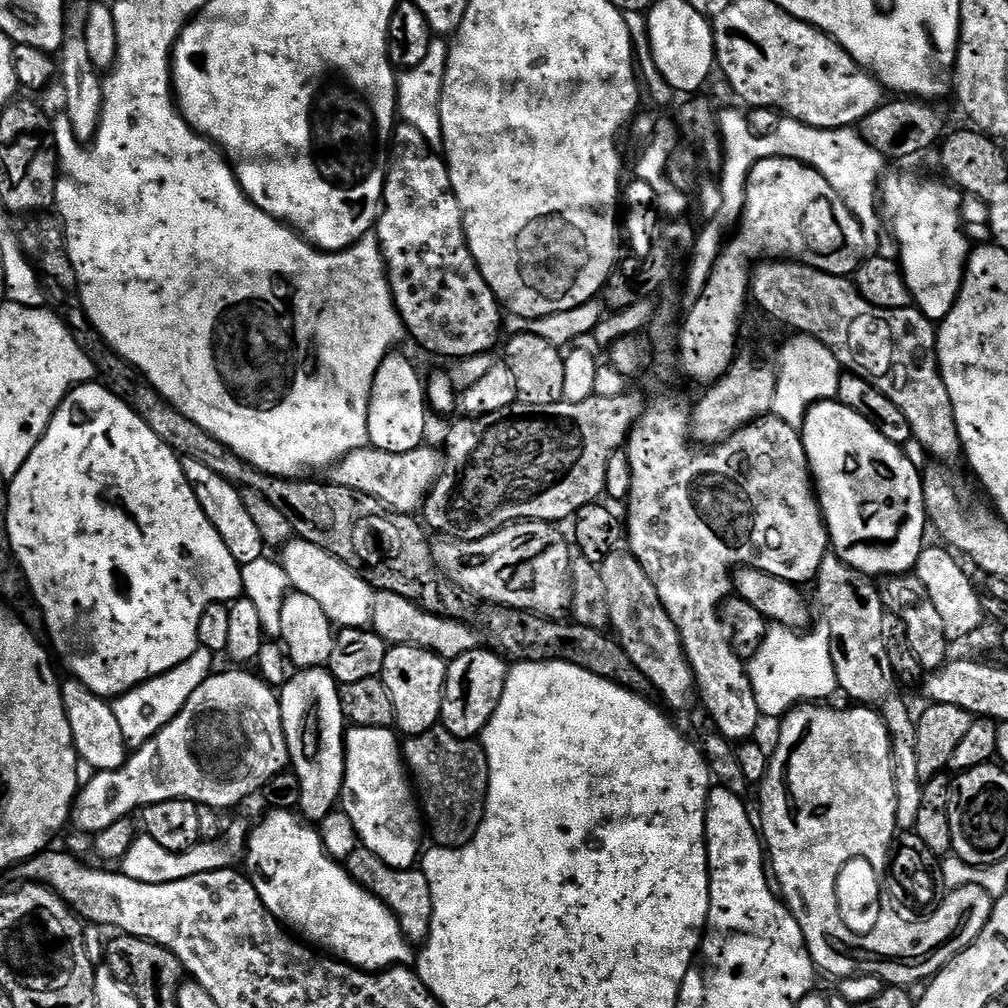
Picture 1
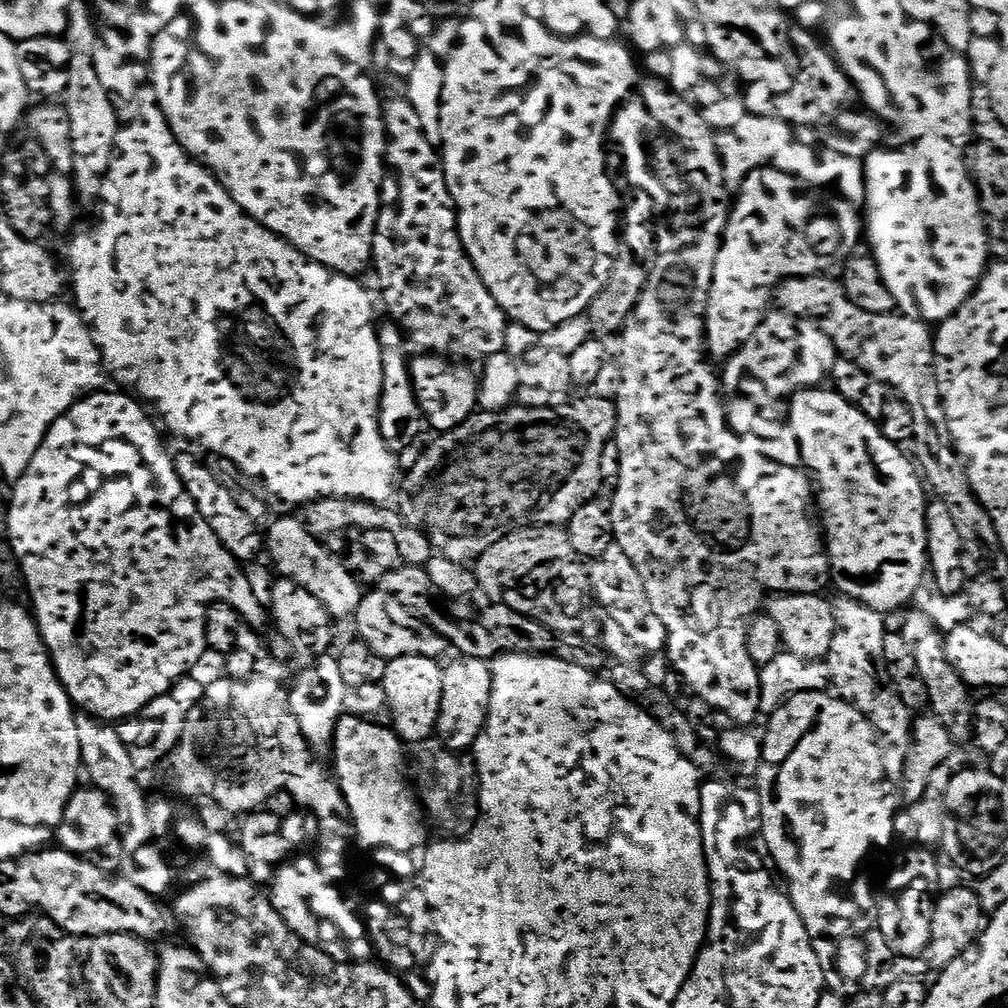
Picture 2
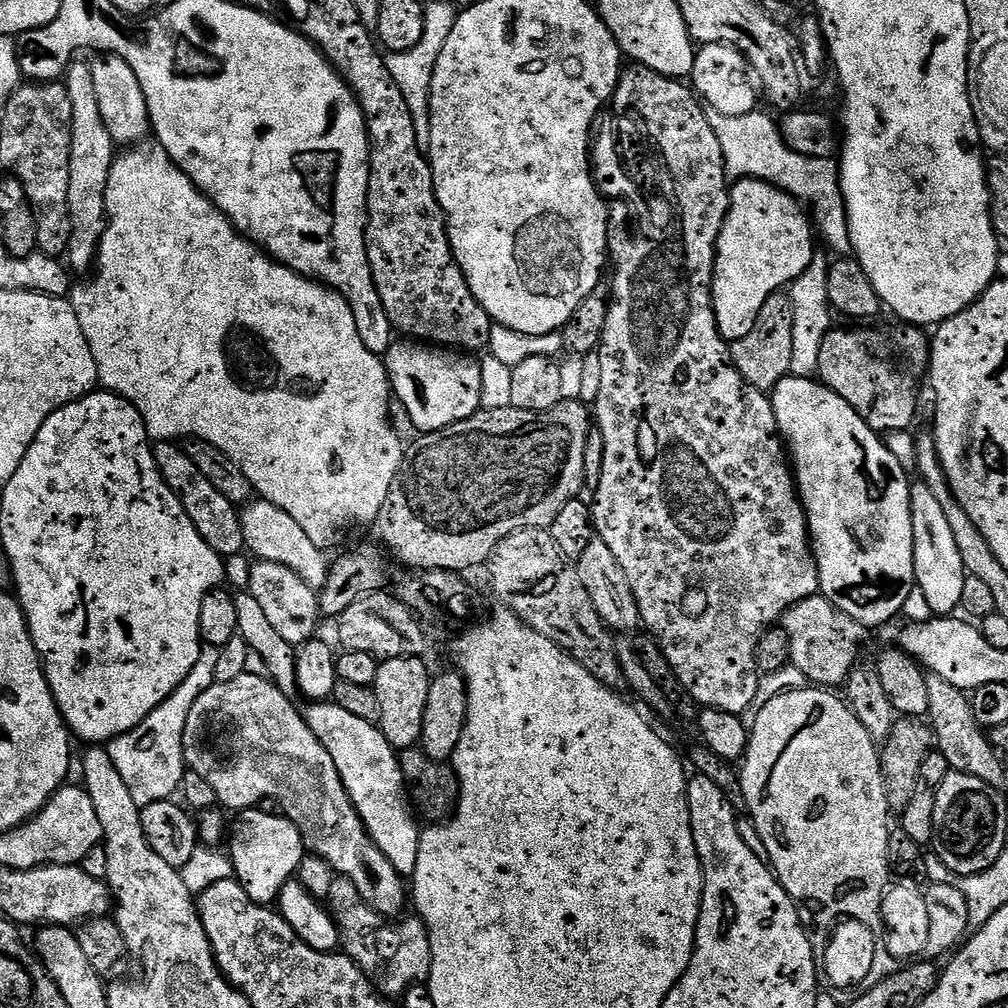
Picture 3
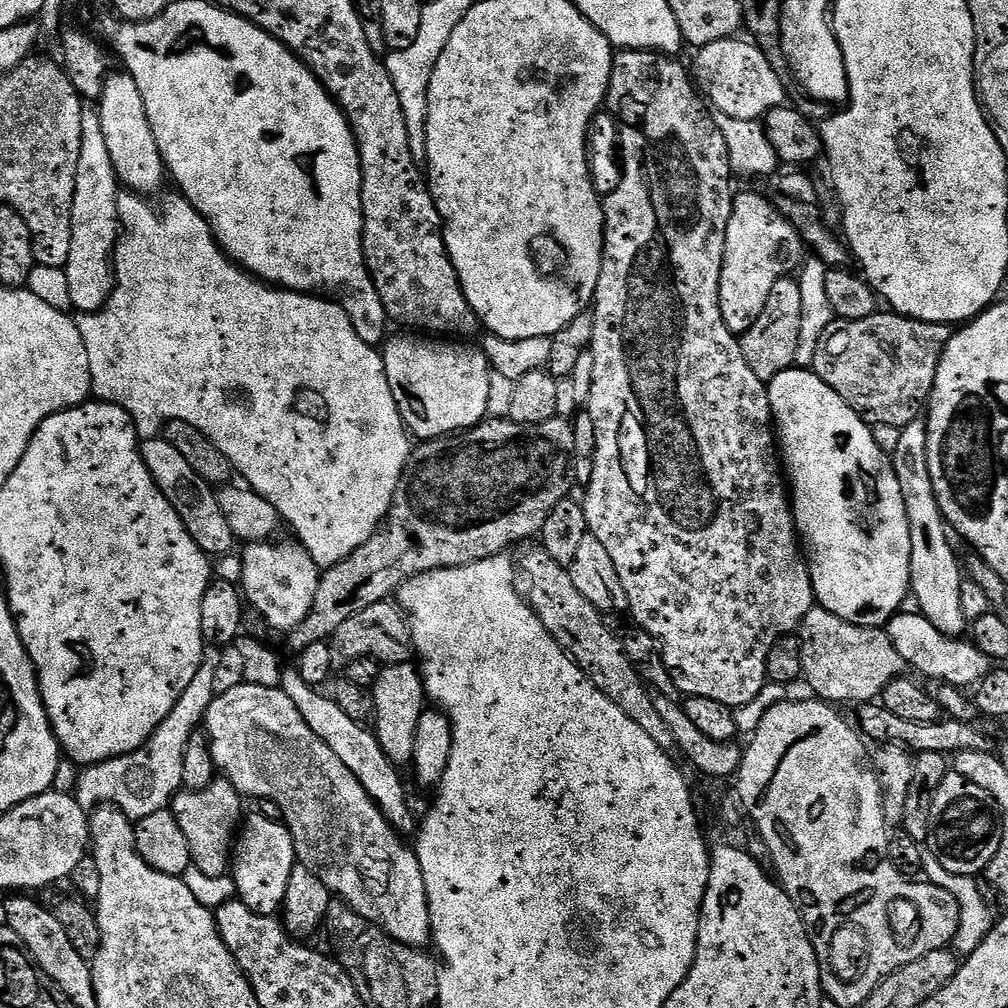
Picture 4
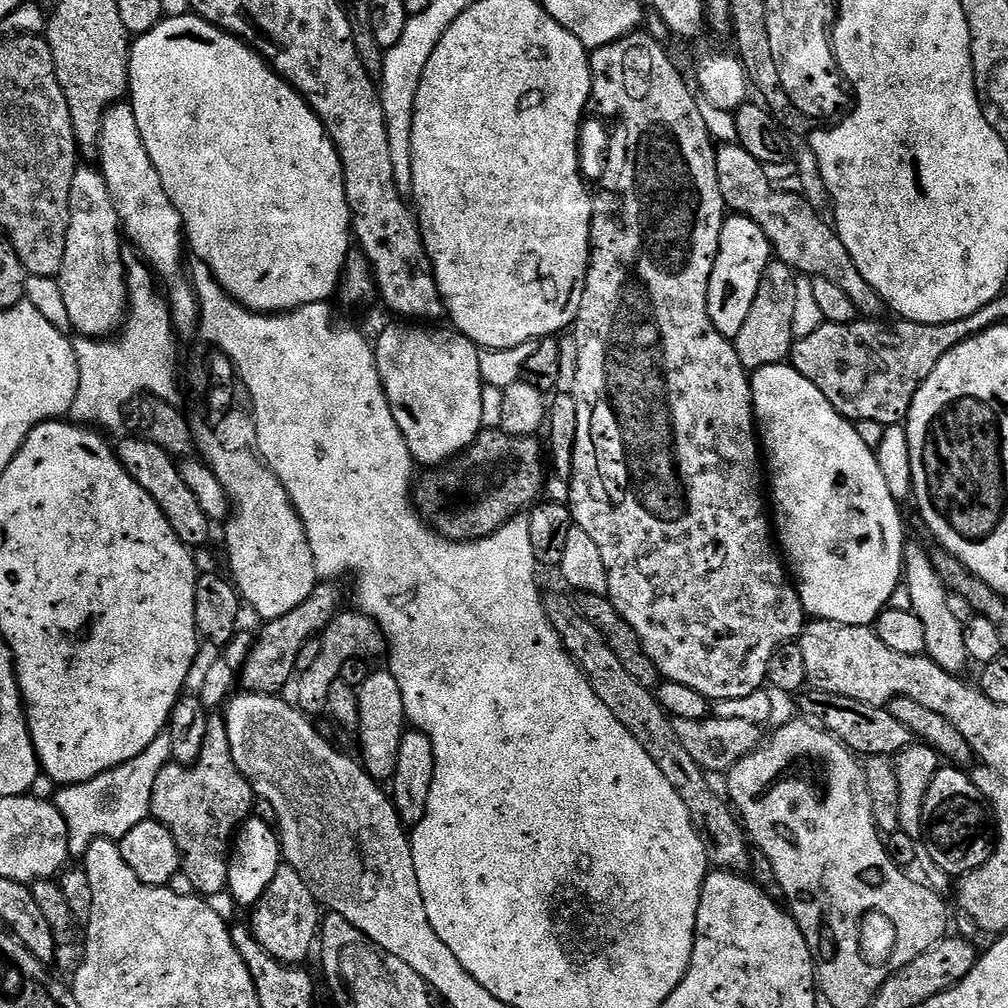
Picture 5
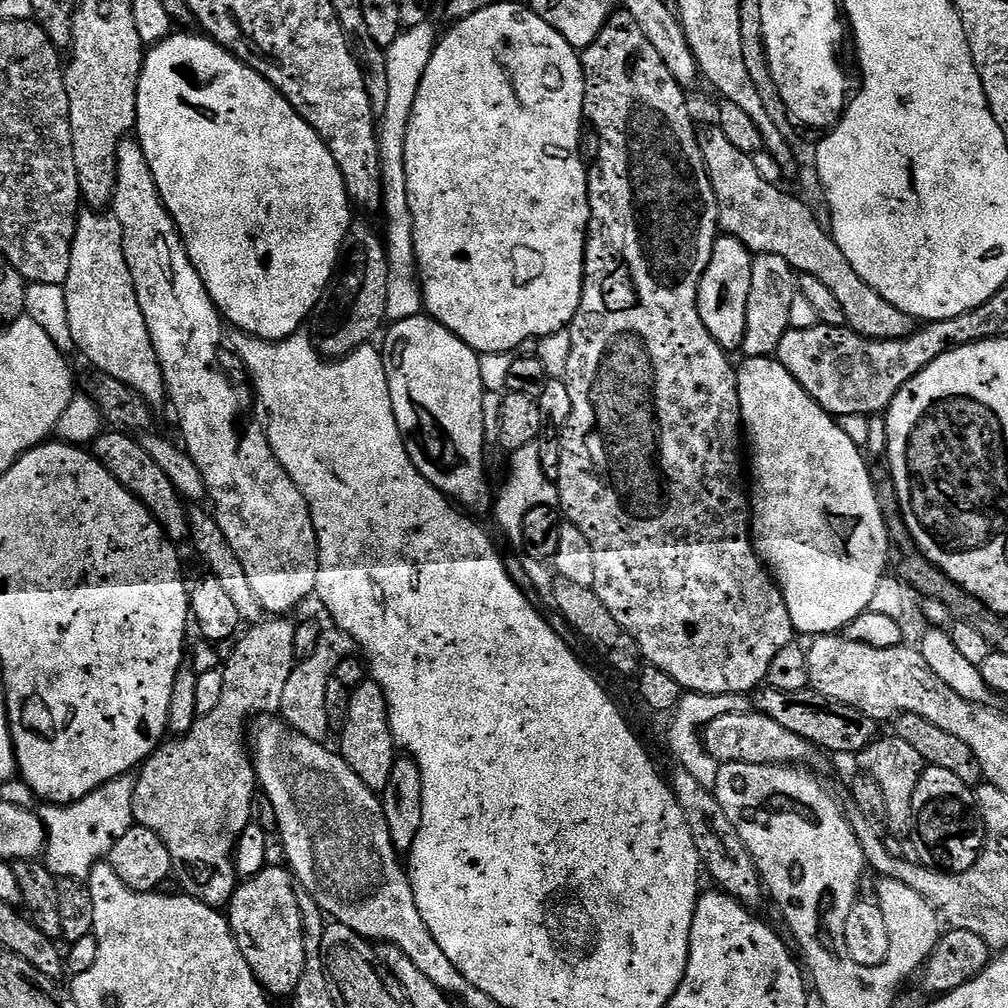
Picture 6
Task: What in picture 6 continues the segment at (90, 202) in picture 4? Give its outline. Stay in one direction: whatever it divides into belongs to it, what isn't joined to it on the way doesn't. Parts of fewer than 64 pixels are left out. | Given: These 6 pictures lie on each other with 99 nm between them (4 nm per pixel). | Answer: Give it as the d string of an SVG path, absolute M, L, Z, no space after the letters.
M100 210L81 211L76 219L76 233L70 250L70 274L63 287L75 351L81 352L100 374L133 388L149 406L165 403L164 375L158 354L150 342L150 330L146 330L146 318L142 318L142 310L138 306L138 296L134 294L130 266L126 266L126 254L122 250L122 230L115 216Z

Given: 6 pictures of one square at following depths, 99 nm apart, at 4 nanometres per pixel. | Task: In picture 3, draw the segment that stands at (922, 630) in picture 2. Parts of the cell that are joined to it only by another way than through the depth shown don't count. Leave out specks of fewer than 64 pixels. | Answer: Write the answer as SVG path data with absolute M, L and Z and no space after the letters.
M931 674L926 675L926 691L930 697L927 719L934 733L934 744L942 758L946 758L949 769L953 772L965 772L974 778L982 778L982 782L1003 789L1005 761L992 745L985 729L981 728L980 723L974 718L969 693L946 682L946 678L938 678Z

